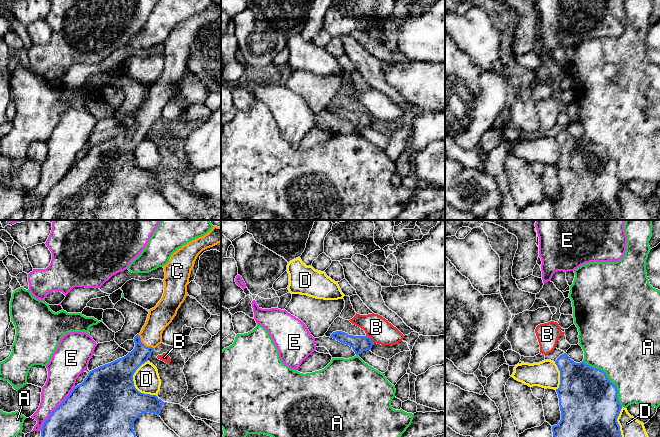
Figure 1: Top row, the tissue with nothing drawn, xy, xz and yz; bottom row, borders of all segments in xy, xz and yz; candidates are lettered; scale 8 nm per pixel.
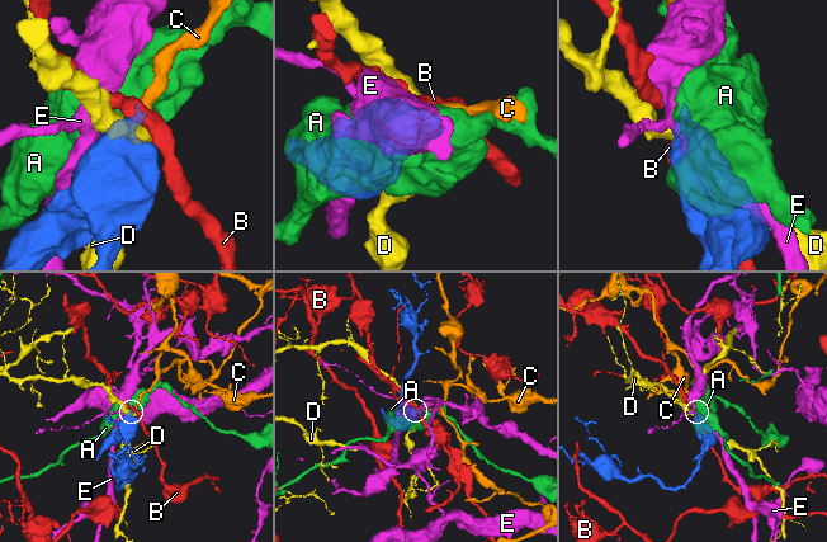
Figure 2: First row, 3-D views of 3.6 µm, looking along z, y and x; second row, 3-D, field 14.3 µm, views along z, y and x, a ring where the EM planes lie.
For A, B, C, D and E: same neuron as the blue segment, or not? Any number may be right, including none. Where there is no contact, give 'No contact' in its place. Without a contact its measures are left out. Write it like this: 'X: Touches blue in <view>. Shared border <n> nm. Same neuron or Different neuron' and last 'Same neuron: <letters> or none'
A: Touches blue in yz. Shared border 480 nm. Different neuron
B: Touches blue in xz. Shared border 70 nm. Different neuron
C: Touches blue in xy. Shared border 180 nm. Same neuron
D: Touches blue in xy. Shared border 300 nm. Different neuron
E: Touches blue in xy. Shared border 460 nm. Different neuron
Same neuron: C

